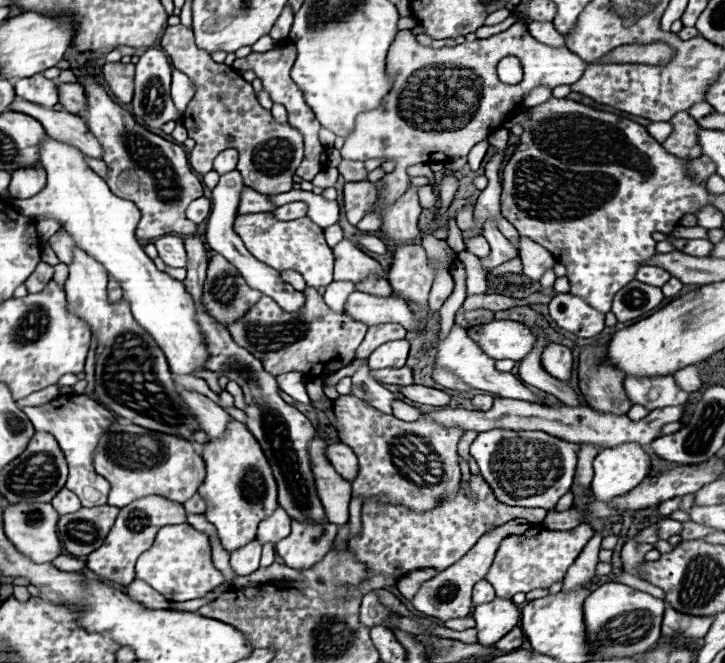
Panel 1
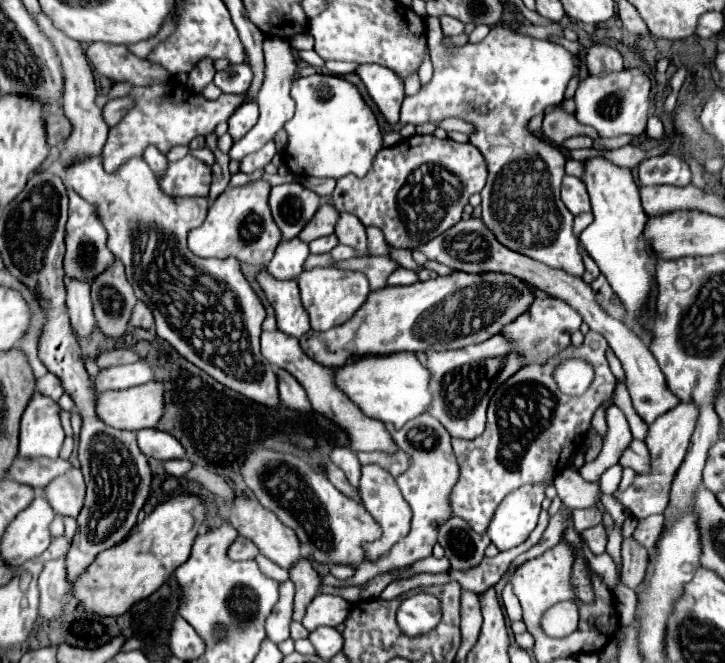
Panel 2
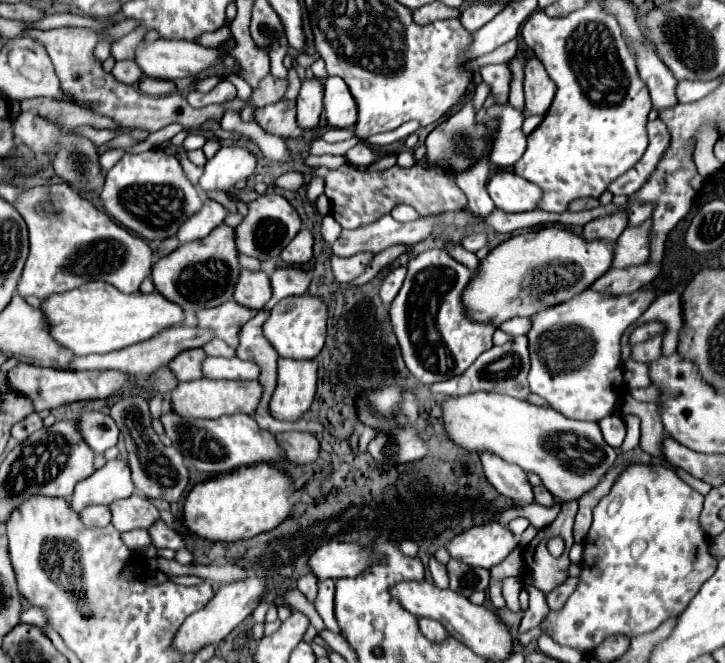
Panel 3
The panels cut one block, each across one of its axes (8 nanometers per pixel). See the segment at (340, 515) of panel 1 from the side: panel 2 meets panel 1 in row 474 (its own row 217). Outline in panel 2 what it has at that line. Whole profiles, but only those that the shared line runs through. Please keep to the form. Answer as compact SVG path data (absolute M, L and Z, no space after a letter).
M324 200L322 206L318 208L318 212L314 214L314 218L306 224L306 228L300 232L300 240L304 242L312 242L316 238L322 238L322 236L328 236L334 232L334 226L340 218L340 212L328 202Z

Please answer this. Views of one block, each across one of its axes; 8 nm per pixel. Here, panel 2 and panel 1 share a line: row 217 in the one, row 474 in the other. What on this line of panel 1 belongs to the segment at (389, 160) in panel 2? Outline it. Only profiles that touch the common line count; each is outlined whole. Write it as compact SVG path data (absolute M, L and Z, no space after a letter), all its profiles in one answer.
M340 396L334 400L332 410L336 416L332 426L340 442L350 446L358 456L358 474L350 482L354 498L362 496L362 500L368 500L384 496L388 504L402 504L414 512L426 512L460 490L462 476L456 446L464 436L462 428L444 428L428 414L422 414L416 422L402 422L354 396Z

